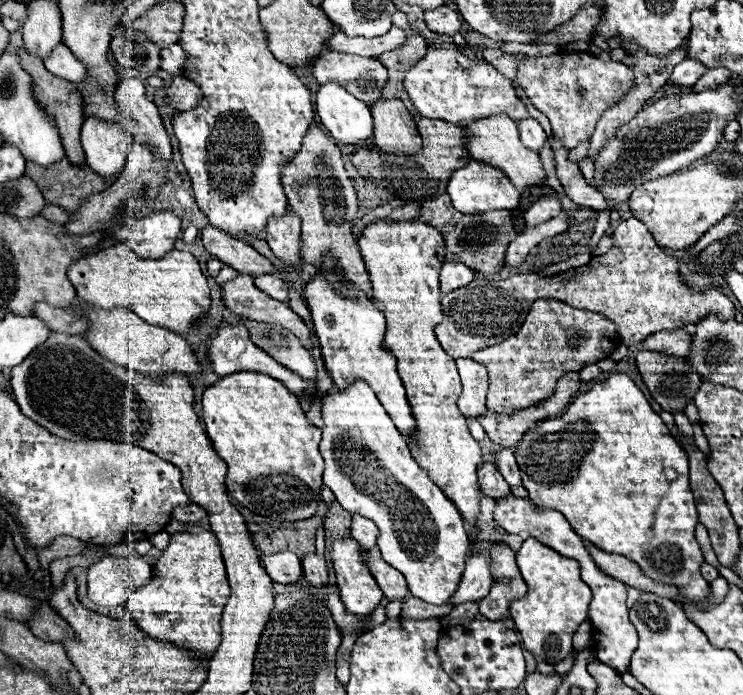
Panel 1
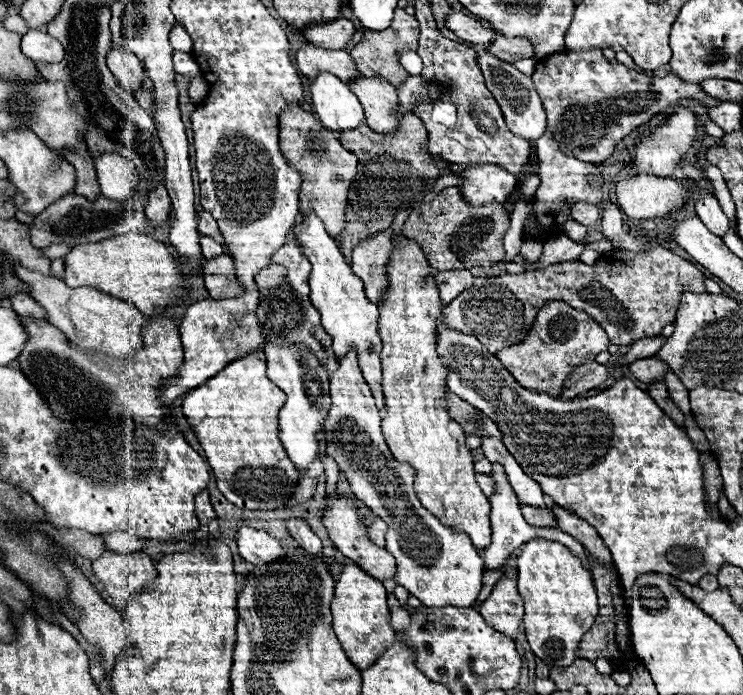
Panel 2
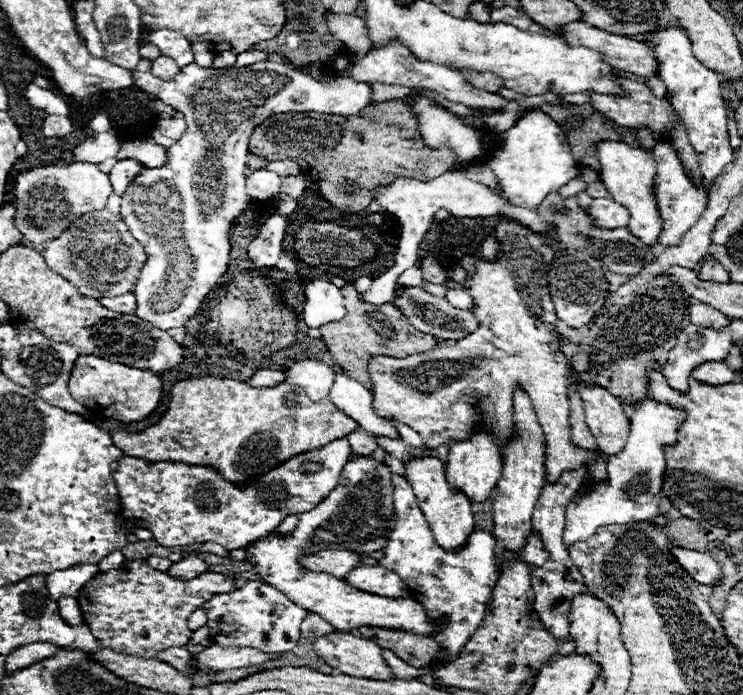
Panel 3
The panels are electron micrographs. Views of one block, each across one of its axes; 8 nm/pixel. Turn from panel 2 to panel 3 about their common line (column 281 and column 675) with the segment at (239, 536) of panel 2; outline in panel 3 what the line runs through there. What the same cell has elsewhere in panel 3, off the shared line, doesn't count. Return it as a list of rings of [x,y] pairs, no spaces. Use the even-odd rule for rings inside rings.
[[[670,542],[670,552],[678,560],[678,564],[684,566],[684,570],[690,576],[696,578],[696,582],[714,586],[720,580],[720,566],[706,552],[696,552],[696,550],[680,548],[680,546],[676,546],[672,542]]]

